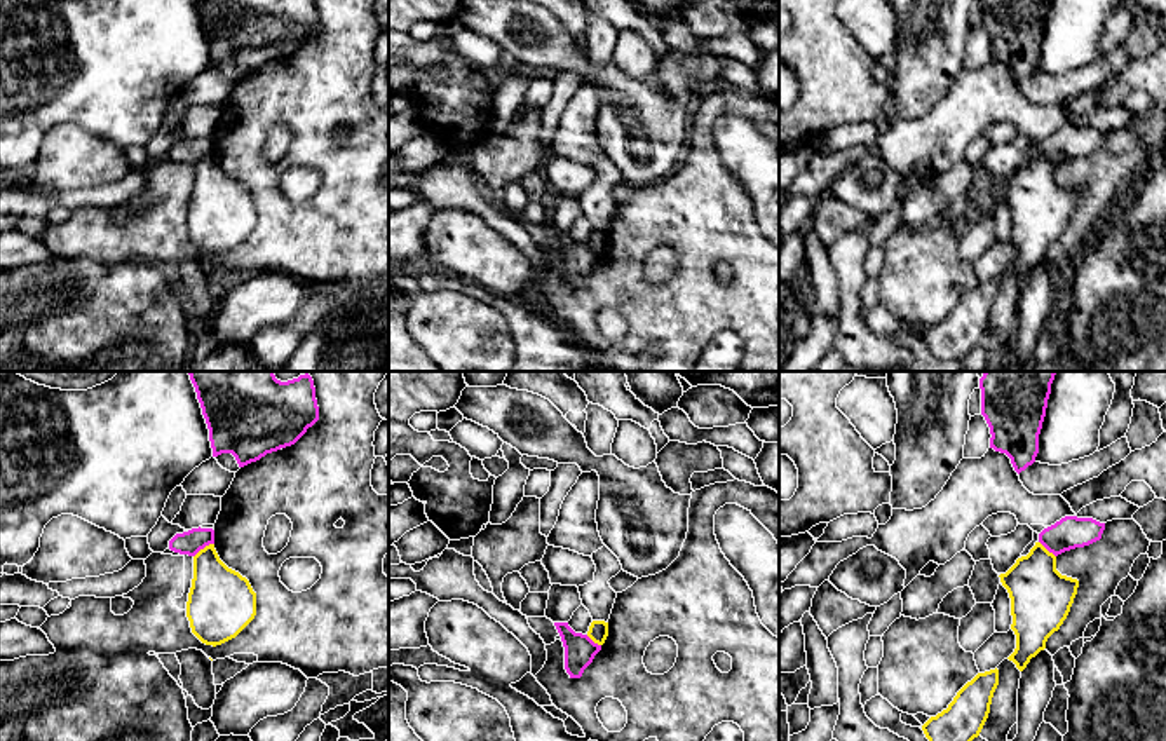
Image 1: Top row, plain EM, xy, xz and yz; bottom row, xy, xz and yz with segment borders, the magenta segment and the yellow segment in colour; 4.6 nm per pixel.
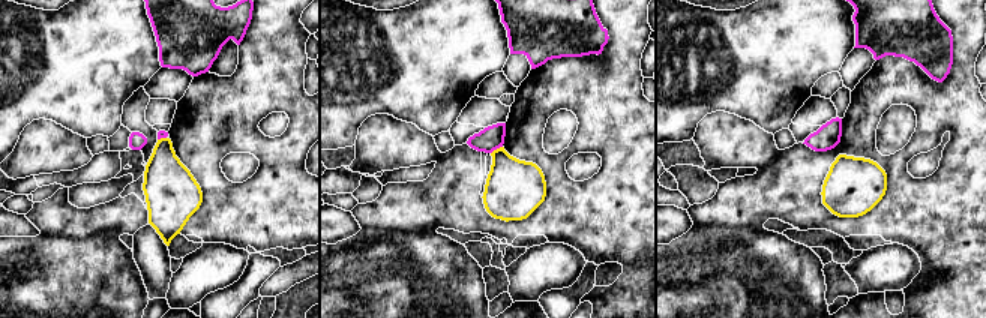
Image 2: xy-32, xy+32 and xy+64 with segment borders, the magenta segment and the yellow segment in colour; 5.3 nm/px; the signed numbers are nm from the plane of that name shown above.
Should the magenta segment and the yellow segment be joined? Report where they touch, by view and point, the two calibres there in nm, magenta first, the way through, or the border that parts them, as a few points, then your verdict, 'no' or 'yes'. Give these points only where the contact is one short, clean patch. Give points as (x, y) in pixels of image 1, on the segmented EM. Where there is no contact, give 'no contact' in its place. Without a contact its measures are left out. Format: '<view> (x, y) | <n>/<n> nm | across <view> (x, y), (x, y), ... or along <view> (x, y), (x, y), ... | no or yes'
xy (203, 548) | 110/300 nm | along xy (213, 543), (206, 544), (194, 557) | no

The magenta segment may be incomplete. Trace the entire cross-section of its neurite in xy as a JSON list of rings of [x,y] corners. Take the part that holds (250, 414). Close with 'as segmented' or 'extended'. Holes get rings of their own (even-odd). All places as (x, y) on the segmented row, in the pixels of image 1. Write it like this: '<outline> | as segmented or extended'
[[[188,371],[209,429],[213,457],[232,453],[244,467],[267,453],[295,445],[319,420],[308,373],[281,382],[274,371]]] | as segmented

